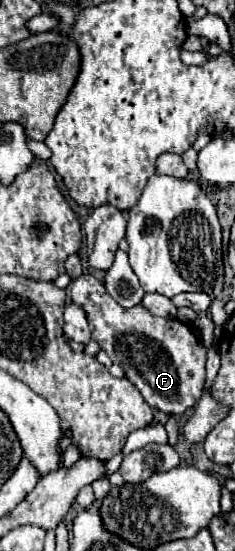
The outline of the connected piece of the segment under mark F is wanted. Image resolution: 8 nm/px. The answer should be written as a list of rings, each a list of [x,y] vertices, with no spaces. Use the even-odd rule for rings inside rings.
[[[83,274],[77,280],[71,282],[71,298],[77,306],[81,306],[87,314],[89,320],[89,328],[93,332],[93,340],[97,340],[97,344],[113,358],[113,362],[117,362],[125,376],[137,386],[137,390],[141,392],[141,396],[145,398],[145,402],[151,408],[159,408],[165,414],[185,414],[191,406],[197,404],[197,400],[203,394],[203,384],[205,384],[205,362],[207,362],[207,348],[201,344],[201,340],[197,338],[195,330],[181,322],[181,320],[169,320],[169,318],[157,318],[149,312],[145,312],[145,308],[139,304],[131,310],[121,308],[105,290],[103,282],[99,282],[97,278],[93,278],[91,274]],[[129,336],[133,336],[133,340],[141,340],[145,348],[139,348],[139,344],[129,346],[125,352],[121,350],[121,340],[127,340]]]

